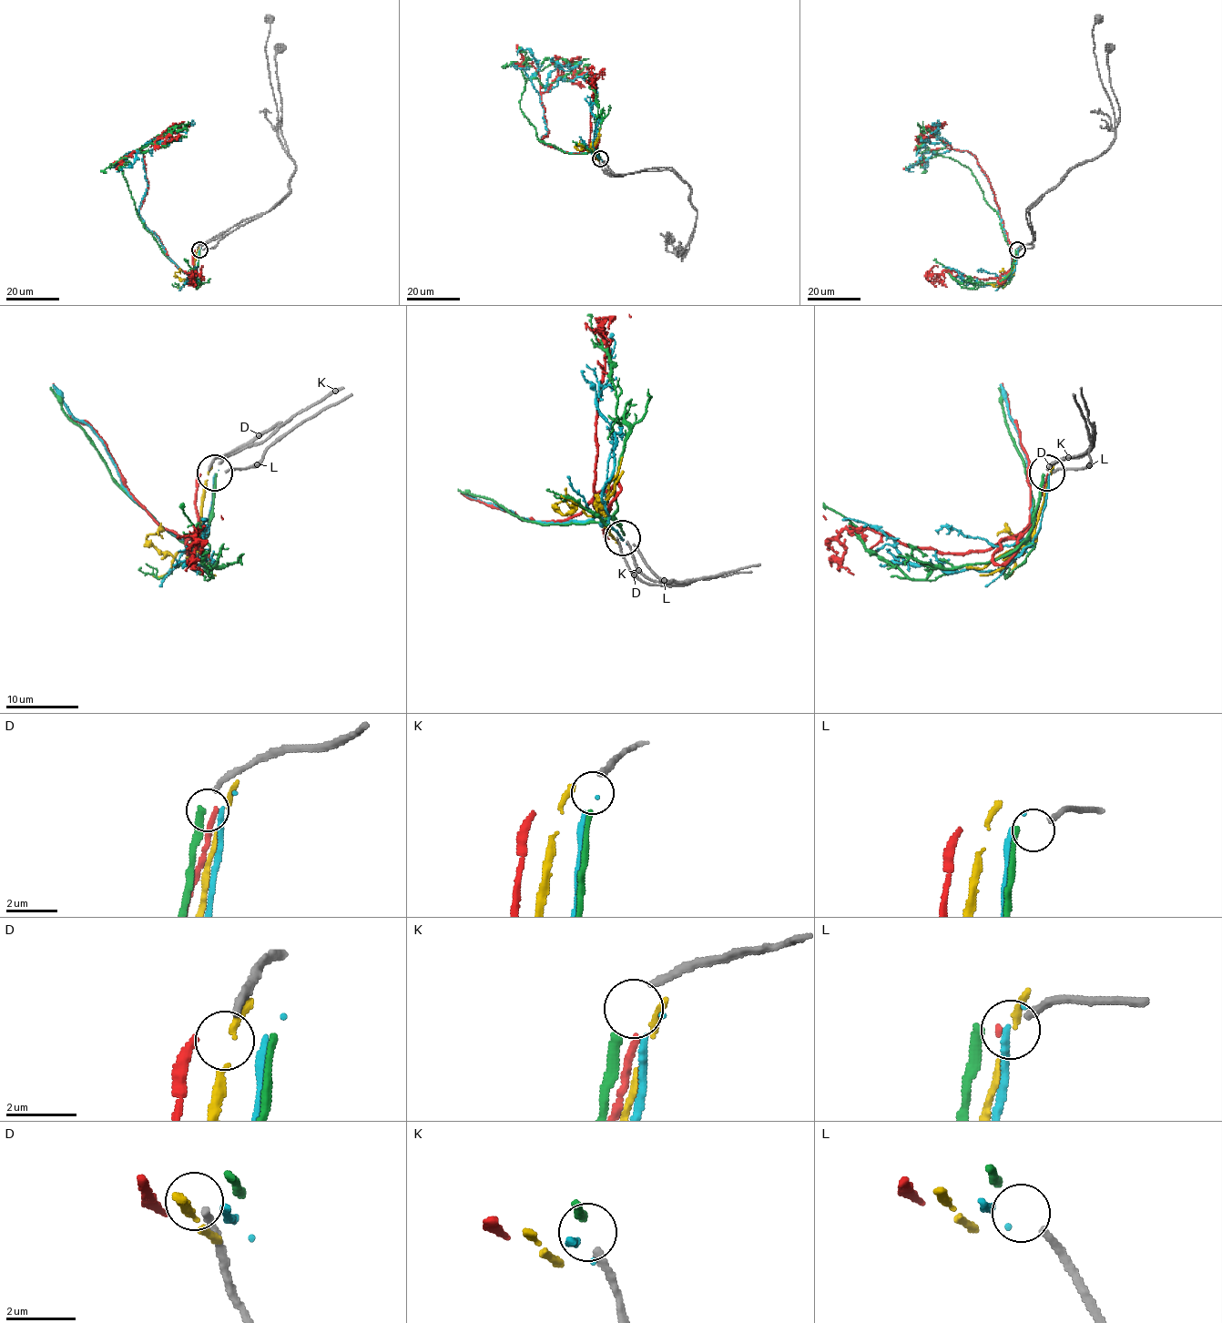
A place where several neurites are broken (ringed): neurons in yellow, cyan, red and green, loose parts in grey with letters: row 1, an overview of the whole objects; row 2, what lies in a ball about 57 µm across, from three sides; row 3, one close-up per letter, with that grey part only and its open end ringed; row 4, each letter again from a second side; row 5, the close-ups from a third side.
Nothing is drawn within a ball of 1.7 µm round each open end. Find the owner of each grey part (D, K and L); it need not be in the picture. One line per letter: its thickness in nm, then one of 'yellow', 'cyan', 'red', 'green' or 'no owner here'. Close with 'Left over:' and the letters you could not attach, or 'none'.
D: calibre 220 nm; no owner here
K: calibre 200 nm; green
L: calibre 200 nm; no owner here
Left over: D, L

